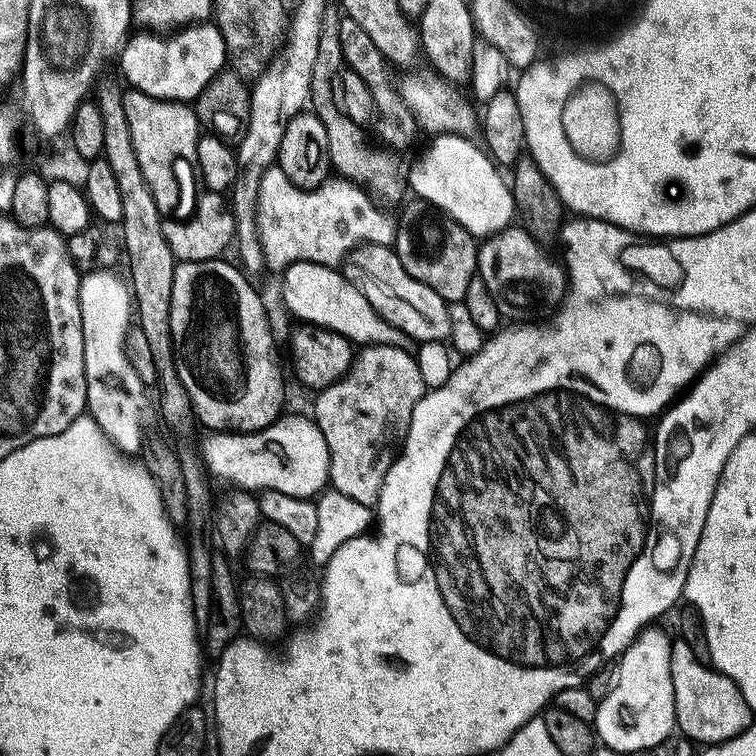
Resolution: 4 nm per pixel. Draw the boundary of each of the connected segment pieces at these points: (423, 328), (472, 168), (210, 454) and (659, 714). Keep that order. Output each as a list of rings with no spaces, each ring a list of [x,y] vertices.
[[[361,244],[352,249],[346,257],[346,275],[362,294],[368,292],[366,299],[370,305],[380,308],[378,314],[391,326],[404,331],[410,338],[419,342],[430,340],[447,341],[450,334],[450,314],[448,304],[430,286],[410,278],[406,266],[396,257],[395,251],[386,244]]]
[[[436,134],[425,150],[424,156],[416,161],[411,161],[408,169],[409,189],[425,204],[440,209],[447,219],[458,222],[470,235],[477,238],[493,236],[495,232],[501,232],[509,227],[514,220],[514,205],[512,202],[512,189],[509,181],[500,177],[501,169],[494,163],[491,155],[481,145],[472,144],[471,139],[464,136],[446,136]]]
[[[284,414],[257,432],[212,434],[209,437],[202,451],[207,471],[213,477],[230,480],[234,483],[231,485],[239,489],[253,494],[278,490],[282,494],[312,498],[325,491],[329,483],[330,454],[315,419]]]
[[[649,626],[643,632],[639,632],[635,642],[620,653],[614,668],[612,688],[606,694],[606,698],[596,705],[594,731],[599,743],[605,748],[622,750],[626,754],[631,754],[634,750],[646,750],[668,739],[676,728],[674,684],[670,678],[670,650],[673,637],[667,636],[662,629],[656,627],[660,626]]]

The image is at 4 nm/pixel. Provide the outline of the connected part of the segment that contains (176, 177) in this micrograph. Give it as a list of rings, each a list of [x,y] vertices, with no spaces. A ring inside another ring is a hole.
[[[135,90],[124,93],[126,122],[130,122],[130,142],[134,142],[134,154],[138,154],[138,166],[142,166],[142,178],[154,194],[154,202],[161,216],[173,220],[186,220],[196,208],[198,199],[198,169],[196,143],[202,135],[202,125],[196,118],[195,107],[178,100],[159,100],[150,94]]]

